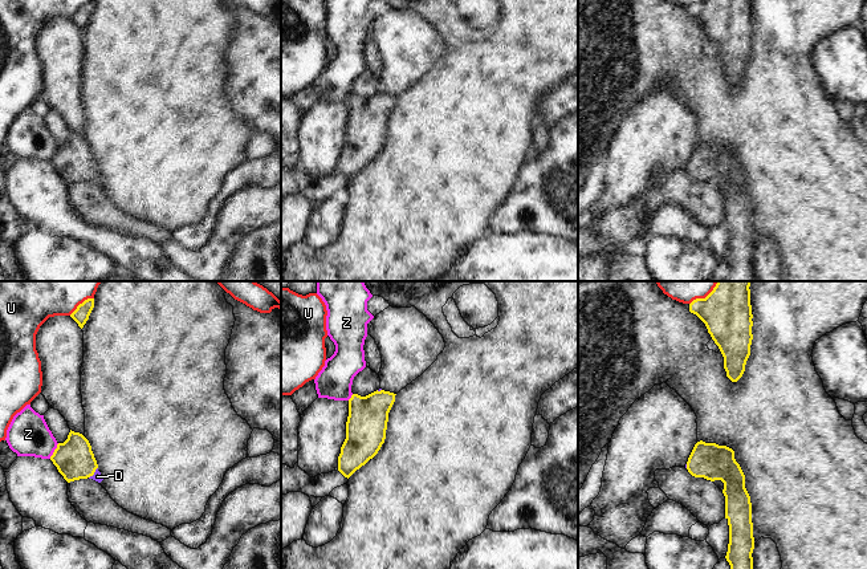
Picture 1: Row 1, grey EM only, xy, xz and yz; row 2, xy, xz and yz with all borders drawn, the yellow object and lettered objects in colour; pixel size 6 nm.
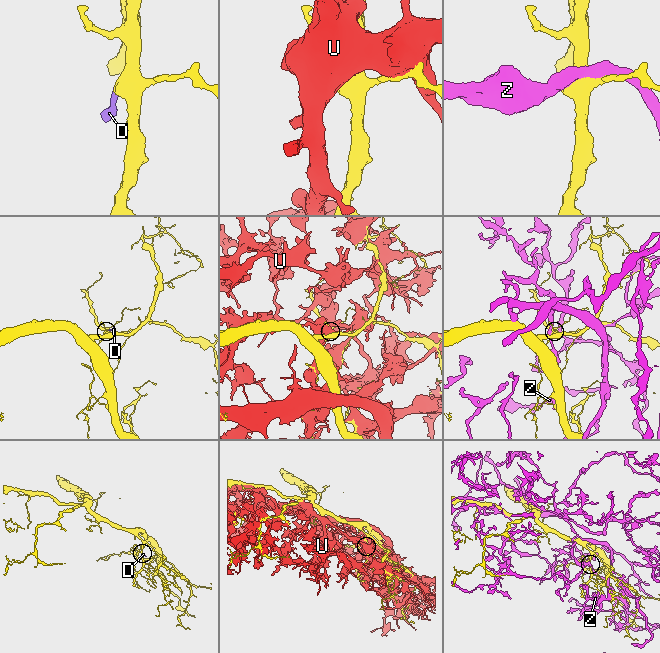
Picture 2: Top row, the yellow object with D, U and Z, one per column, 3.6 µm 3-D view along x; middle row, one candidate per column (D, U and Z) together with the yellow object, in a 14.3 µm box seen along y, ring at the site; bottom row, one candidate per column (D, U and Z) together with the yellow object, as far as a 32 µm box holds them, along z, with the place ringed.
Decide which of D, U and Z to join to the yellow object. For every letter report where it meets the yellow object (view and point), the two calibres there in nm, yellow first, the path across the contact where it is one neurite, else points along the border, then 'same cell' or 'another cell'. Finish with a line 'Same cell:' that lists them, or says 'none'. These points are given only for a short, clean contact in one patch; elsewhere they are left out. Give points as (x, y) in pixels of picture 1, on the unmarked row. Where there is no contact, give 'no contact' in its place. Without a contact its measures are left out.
D: xy (94, 174) | 240/60 nm | across xy (74, 162), (94, 174), (97, 179) | same cell
U: xy (82, 5) | 100/140 nm | another cell
Z: xy (55, 154) | 240/260 nm | another cell
Same cell: D

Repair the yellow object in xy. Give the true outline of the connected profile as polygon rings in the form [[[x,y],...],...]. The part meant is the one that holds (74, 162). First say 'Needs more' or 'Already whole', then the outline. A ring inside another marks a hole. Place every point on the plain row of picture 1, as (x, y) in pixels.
Needs more. [[[70,133],[68,142],[57,147],[50,163],[68,186],[87,180],[98,186],[103,183],[91,149],[80,135]]]

